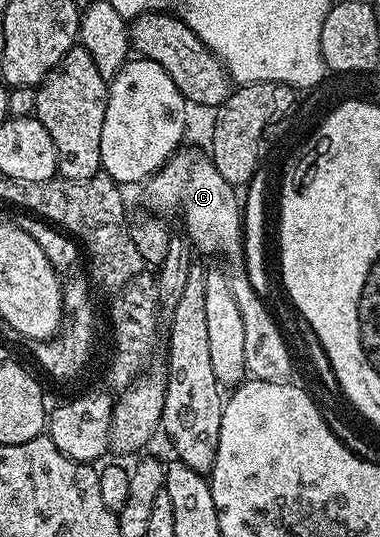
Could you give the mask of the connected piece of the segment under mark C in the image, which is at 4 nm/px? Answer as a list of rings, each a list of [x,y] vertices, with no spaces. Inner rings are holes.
[[[179,148],[159,171],[147,179],[144,199],[149,210],[164,213],[180,213],[184,221],[185,235],[197,252],[218,253],[224,257],[226,274],[230,281],[231,296],[237,302],[245,330],[245,370],[256,379],[271,383],[285,382],[291,375],[292,351],[281,335],[273,312],[268,311],[261,296],[255,293],[244,267],[242,251],[242,205],[235,186],[218,173],[212,159],[194,150]]]

